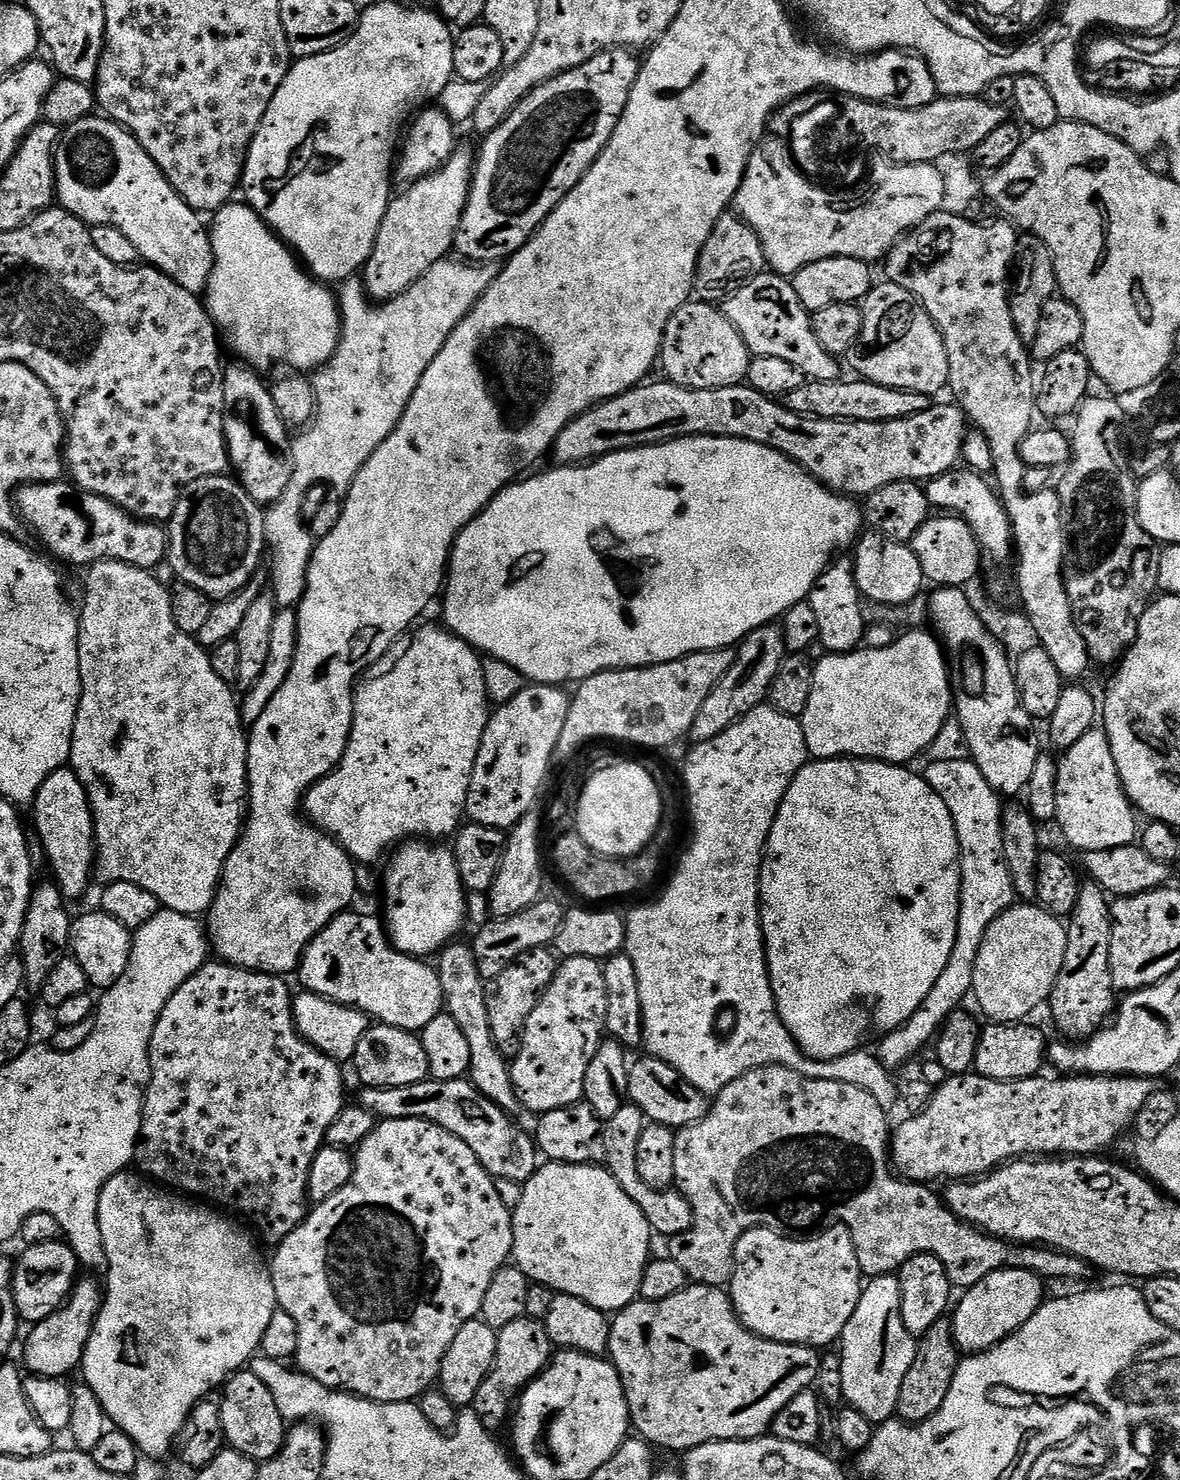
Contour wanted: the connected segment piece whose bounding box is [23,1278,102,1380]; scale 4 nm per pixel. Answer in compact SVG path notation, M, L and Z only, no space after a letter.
M88 1278L92 1280L77 1279L72 1288L70 1297L60 1308L54 1310L52 1314L44 1321L38 1321L31 1325L32 1333L24 1340L24 1364L31 1375L45 1376L51 1380L68 1378L72 1371L79 1369L84 1363L84 1355L86 1354L86 1346L92 1337L92 1330L96 1323L96 1316L100 1313L100 1305L102 1303L102 1284L96 1278Z

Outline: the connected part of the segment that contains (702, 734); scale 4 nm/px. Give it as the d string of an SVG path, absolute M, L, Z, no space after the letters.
M779 627L759 628L744 637L735 649L730 670L726 670L718 686L710 690L706 702L698 706L698 714L694 718L690 733L691 743L698 745L710 742L710 738L718 738L722 730L737 724L746 714L750 714L750 710L761 707L769 699L778 666L784 661L785 655L784 634Z

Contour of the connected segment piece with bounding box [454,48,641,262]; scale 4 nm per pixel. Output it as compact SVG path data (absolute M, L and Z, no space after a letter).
M623 48L600 51L598 55L590 58L582 66L572 68L569 72L564 72L561 76L556 76L552 80L547 80L545 84L540 84L530 95L522 98L520 105L494 131L483 137L484 145L478 148L476 167L472 169L472 185L470 186L468 201L464 206L464 213L454 237L454 252L457 257L468 262L497 262L496 260L500 259L503 261L512 253L517 252L542 227L544 219L560 205L562 198L566 198L566 194L570 194L570 190L574 190L574 186L578 186L578 182L587 174L590 166L594 166L594 162L600 157L602 150L606 150L606 146L626 110L626 102L634 90L634 82L638 78L641 66L641 61L635 60L632 56L635 55Z

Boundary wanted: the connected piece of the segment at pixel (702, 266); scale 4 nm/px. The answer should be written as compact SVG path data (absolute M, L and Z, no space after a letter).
M725 214L718 218L710 238L702 246L702 254L696 263L695 291L705 302L720 302L732 295L747 280L765 271L764 251L758 234L739 215Z

